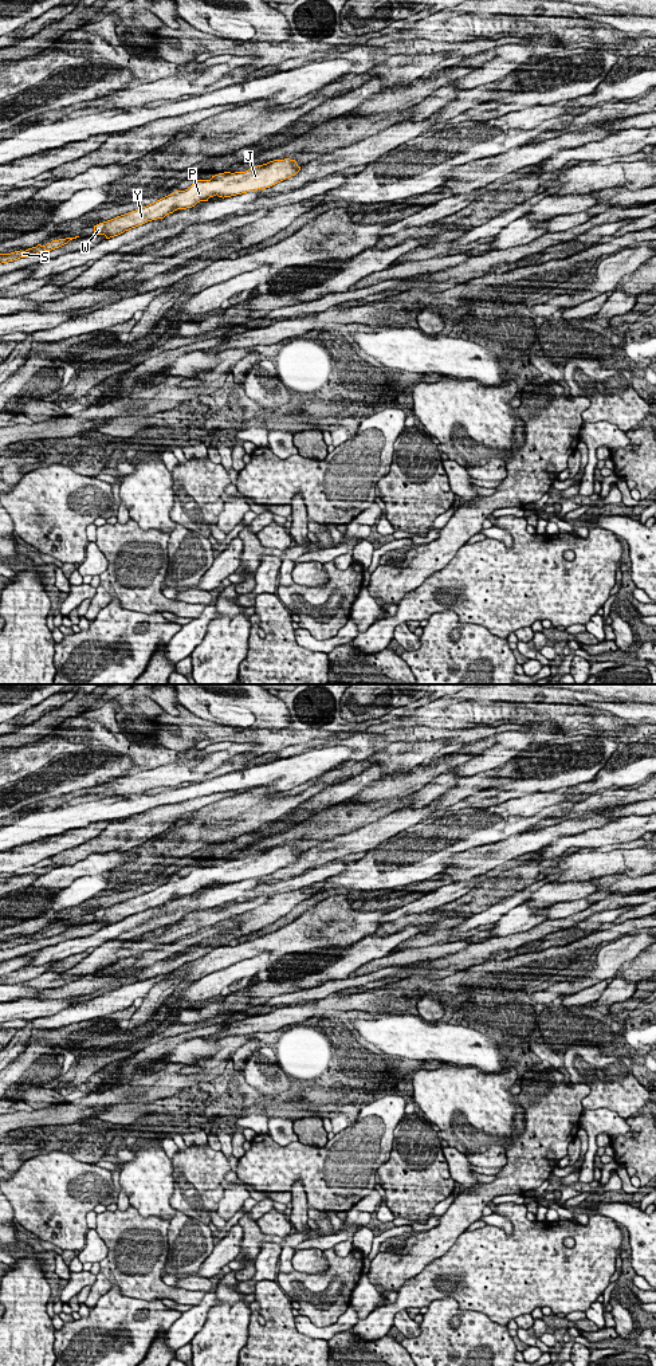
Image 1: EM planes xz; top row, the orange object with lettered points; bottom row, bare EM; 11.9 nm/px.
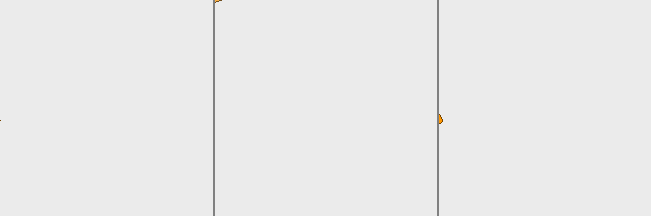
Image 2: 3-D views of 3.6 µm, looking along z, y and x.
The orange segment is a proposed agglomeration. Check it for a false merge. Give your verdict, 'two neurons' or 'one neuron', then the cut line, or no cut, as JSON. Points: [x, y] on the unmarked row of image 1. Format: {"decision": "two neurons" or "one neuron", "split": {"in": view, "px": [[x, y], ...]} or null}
{"decision": "one neuron", "split": null}

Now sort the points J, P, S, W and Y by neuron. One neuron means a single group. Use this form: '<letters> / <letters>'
J P S W Y

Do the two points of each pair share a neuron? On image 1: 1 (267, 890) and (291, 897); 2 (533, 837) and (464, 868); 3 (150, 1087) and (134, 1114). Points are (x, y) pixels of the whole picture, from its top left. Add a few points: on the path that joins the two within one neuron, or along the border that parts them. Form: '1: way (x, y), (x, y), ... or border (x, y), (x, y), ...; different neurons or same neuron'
1: border (310, 884), (278, 892), (270, 898); different neurons
2: way (515, 846), (482, 859); same neuron
3: border (153, 1102), (124, 1102), (110, 1107); different neurons

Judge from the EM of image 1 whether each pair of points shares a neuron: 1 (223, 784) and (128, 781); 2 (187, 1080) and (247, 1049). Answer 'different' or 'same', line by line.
1: different
2: different

